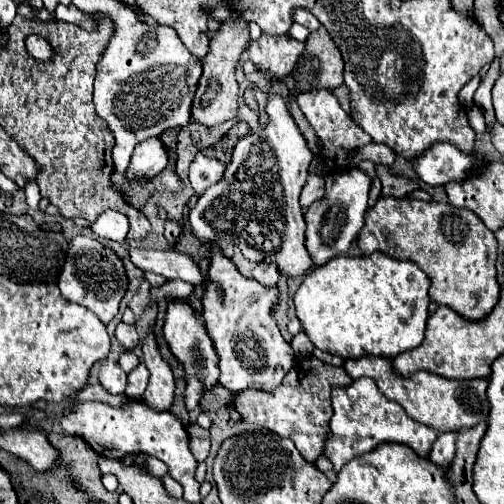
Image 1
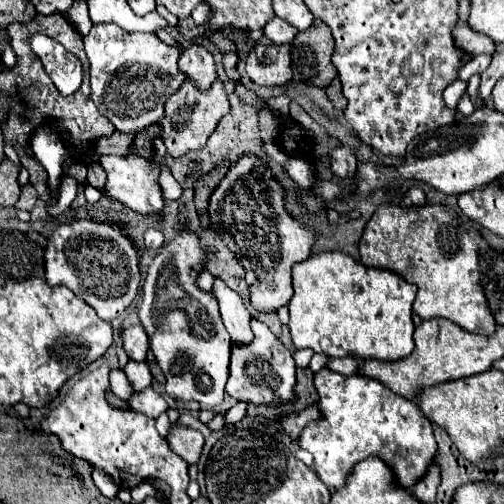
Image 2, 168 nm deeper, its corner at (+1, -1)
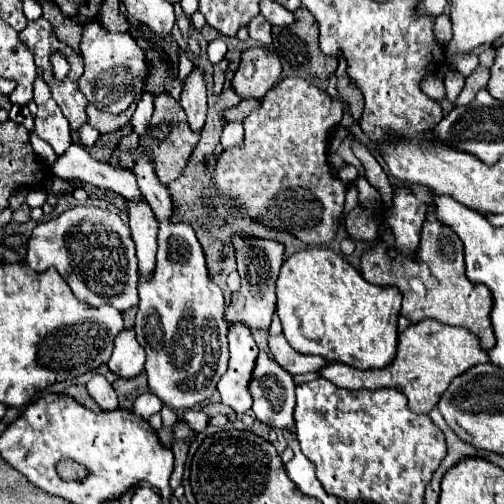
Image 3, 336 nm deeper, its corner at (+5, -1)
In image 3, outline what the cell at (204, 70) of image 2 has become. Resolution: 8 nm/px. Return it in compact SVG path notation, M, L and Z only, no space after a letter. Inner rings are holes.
M194 66L192 72L184 80L184 90L180 94L180 104L188 114L188 122L192 130L202 130L208 112L208 96L206 96L206 72L200 66Z

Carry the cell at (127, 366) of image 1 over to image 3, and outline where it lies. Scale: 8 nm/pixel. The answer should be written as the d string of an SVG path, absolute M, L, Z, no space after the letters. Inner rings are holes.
M140 394L132 404L132 412L142 418L150 418L152 414L160 412L160 408L162 408L162 400L154 394Z

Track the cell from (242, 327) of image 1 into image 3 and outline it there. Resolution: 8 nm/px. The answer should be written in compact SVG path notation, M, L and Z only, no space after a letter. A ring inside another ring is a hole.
M260 352L256 358L256 366L254 366L254 374L250 378L250 396L252 396L252 410L256 414L258 420L270 424L270 426L278 426L278 428L286 428L294 432L294 378L278 364L274 362L274 358L270 358L270 354Z

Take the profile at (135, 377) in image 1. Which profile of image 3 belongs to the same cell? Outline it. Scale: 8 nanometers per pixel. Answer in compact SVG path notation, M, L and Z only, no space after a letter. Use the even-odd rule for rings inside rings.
M94 374L86 386L88 386L90 396L96 400L96 404L98 404L102 410L116 410L116 408L118 408L116 392L114 392L112 384L106 380L106 376Z

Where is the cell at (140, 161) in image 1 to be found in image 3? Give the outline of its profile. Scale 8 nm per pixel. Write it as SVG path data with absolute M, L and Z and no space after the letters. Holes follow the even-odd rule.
M144 198L126 200L126 208L128 208L128 226L132 232L132 240L136 244L140 276L148 278L156 262L158 218L154 218L154 212L150 210L150 204Z

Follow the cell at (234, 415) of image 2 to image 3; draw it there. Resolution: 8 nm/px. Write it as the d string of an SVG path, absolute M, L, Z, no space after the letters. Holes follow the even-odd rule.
M238 324L230 326L228 342L230 342L228 372L220 378L218 392L222 396L222 404L230 406L238 414L244 414L252 408L248 380L254 368L254 360L258 356L258 346L252 338L252 332L246 330L246 326Z

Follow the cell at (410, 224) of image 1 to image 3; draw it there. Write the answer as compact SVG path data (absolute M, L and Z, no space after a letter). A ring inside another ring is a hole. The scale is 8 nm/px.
M426 220L420 232L420 244L412 254L400 254L396 258L388 256L388 250L396 246L392 230L384 230L378 242L362 254L360 272L364 280L380 286L396 286L404 294L400 314L410 322L420 322L426 318L434 318L442 324L460 326L470 330L480 338L480 344L490 350L494 348L494 332L490 324L490 290L484 284L472 284L464 276L462 266L462 244L458 242L458 234L450 230L450 226L442 226L442 222ZM422 284L426 294L422 296Z

